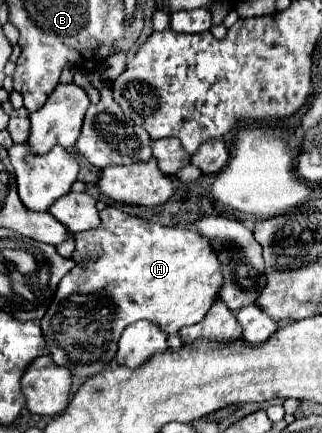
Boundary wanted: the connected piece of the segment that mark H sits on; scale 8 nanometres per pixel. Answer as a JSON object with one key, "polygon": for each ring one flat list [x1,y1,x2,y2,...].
{"polygon":[[105,207,99,215,101,223,97,229,73,235,77,241,73,251,77,267,73,267,61,279,55,299,39,323,51,359,61,367,71,369,71,373,77,377,97,375,115,357,117,341,123,329,139,319,157,323,167,335,181,331,181,327,199,323,217,299,219,287,223,285,219,259,215,257,215,251,209,247,207,239,199,233,129,217,117,207]]}

